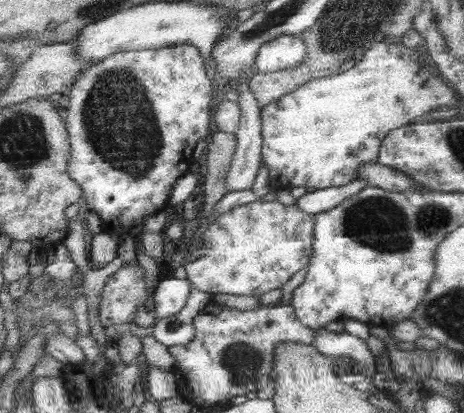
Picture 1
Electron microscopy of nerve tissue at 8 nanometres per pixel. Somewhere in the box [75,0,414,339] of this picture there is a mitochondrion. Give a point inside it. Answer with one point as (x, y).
(117, 118)

